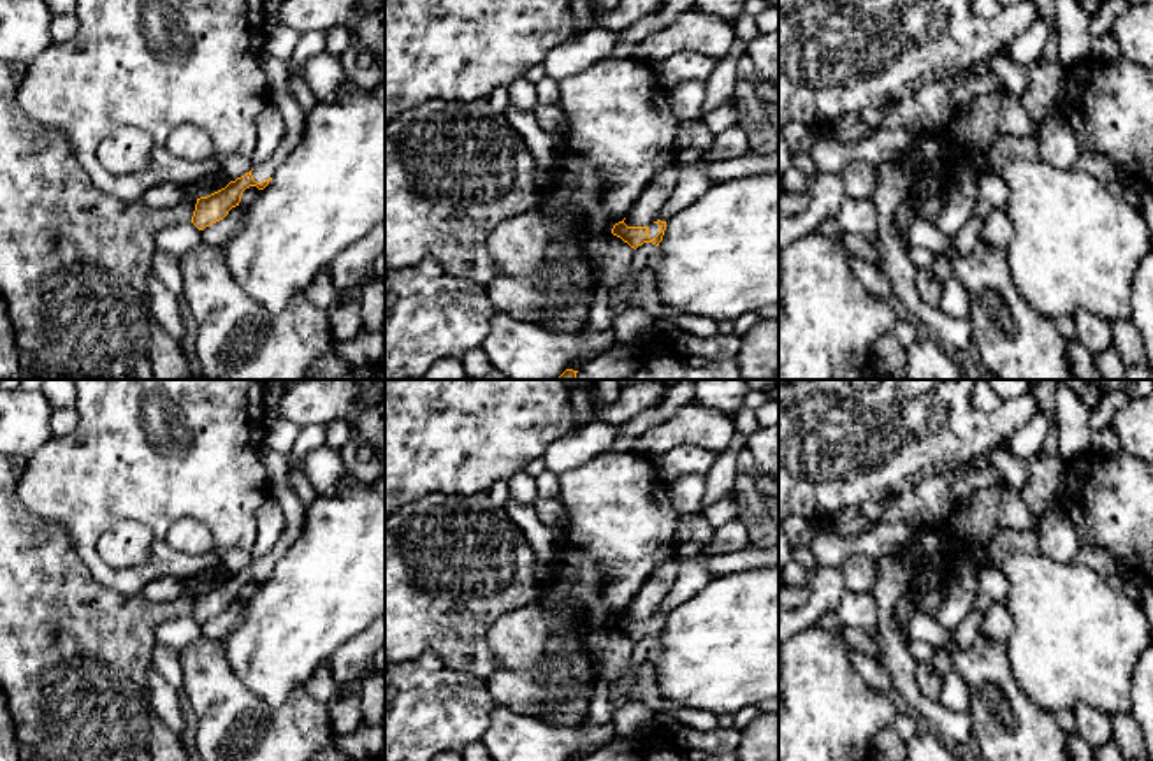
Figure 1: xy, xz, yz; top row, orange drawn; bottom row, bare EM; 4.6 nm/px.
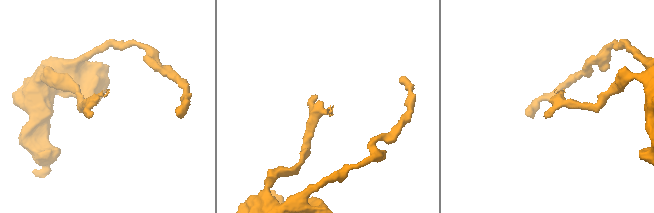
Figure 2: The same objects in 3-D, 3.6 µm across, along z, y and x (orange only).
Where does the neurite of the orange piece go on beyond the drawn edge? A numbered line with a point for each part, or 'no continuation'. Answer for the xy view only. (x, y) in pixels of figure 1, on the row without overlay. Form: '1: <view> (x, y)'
1: xy (280, 487)

